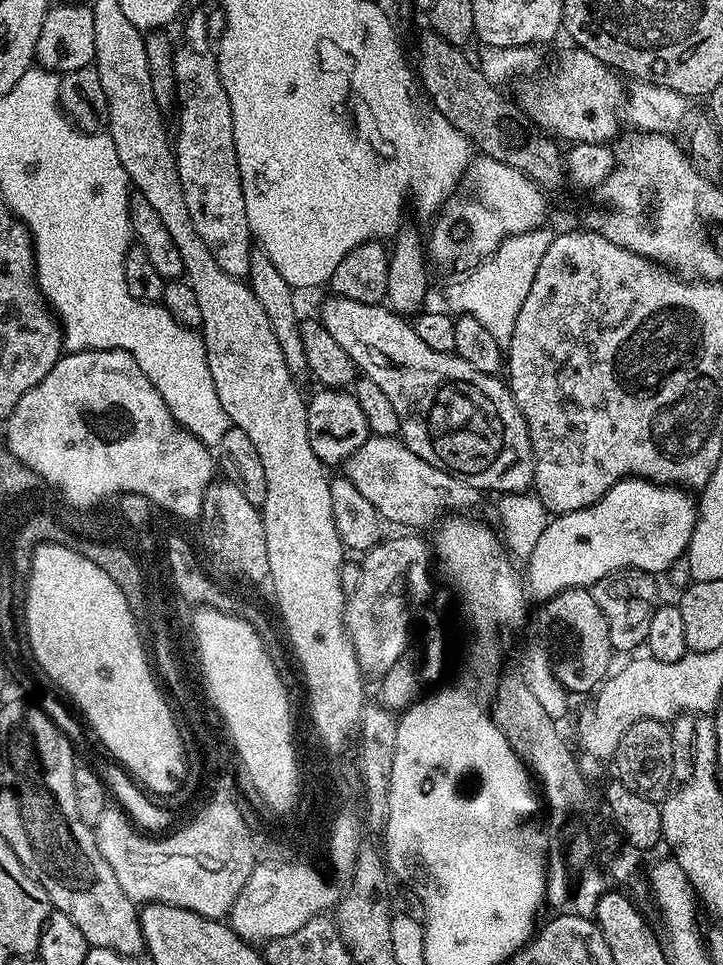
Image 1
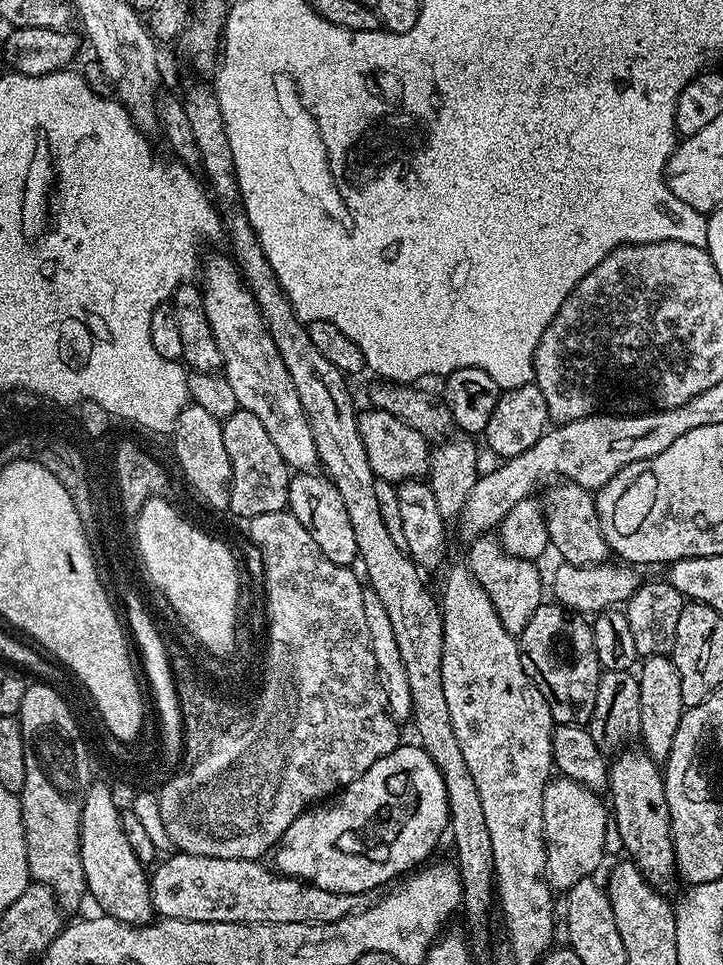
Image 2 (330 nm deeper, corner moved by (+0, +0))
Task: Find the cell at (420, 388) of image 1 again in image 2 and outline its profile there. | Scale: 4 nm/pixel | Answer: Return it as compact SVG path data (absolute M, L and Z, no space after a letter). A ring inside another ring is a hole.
M556 482L549 488L552 489L542 496L542 507L548 523L548 539L554 552L556 548L561 556L559 559L565 564L576 566L605 563L609 559L610 549L602 534L595 495L587 488L567 482Z

